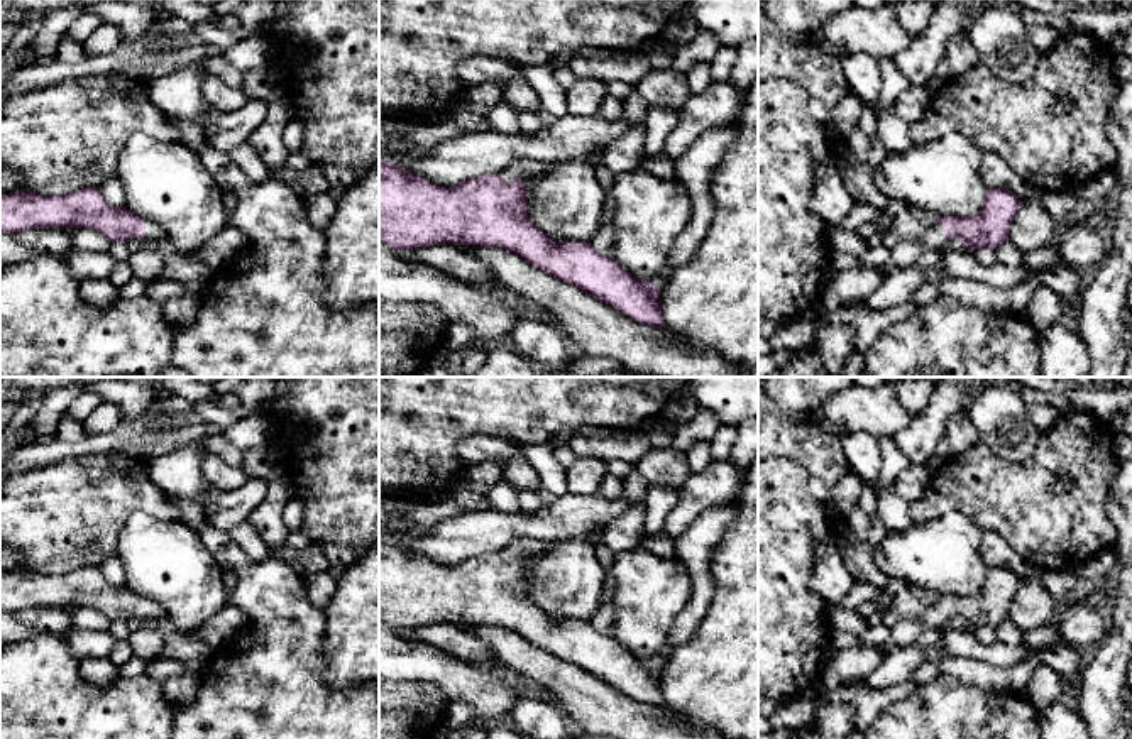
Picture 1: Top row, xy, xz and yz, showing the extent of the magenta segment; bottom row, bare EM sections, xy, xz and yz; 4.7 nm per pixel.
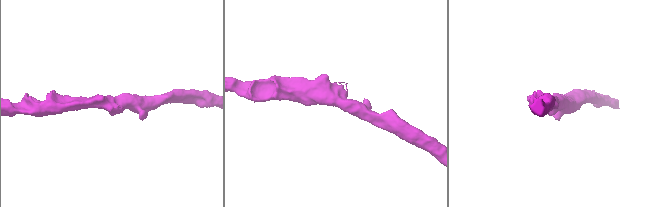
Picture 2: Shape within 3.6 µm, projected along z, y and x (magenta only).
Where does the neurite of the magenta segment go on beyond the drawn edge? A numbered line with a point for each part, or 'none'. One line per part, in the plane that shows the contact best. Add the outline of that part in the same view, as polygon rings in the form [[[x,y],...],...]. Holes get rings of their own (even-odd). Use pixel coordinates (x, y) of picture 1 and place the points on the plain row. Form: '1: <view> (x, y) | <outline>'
1: yz (906, 631) | [[[941,602],[927,605],[927,609],[915,619],[900,619],[887,638],[890,649],[915,644],[920,632],[927,629],[939,629],[942,632],[961,626],[961,619],[948,617]]]

